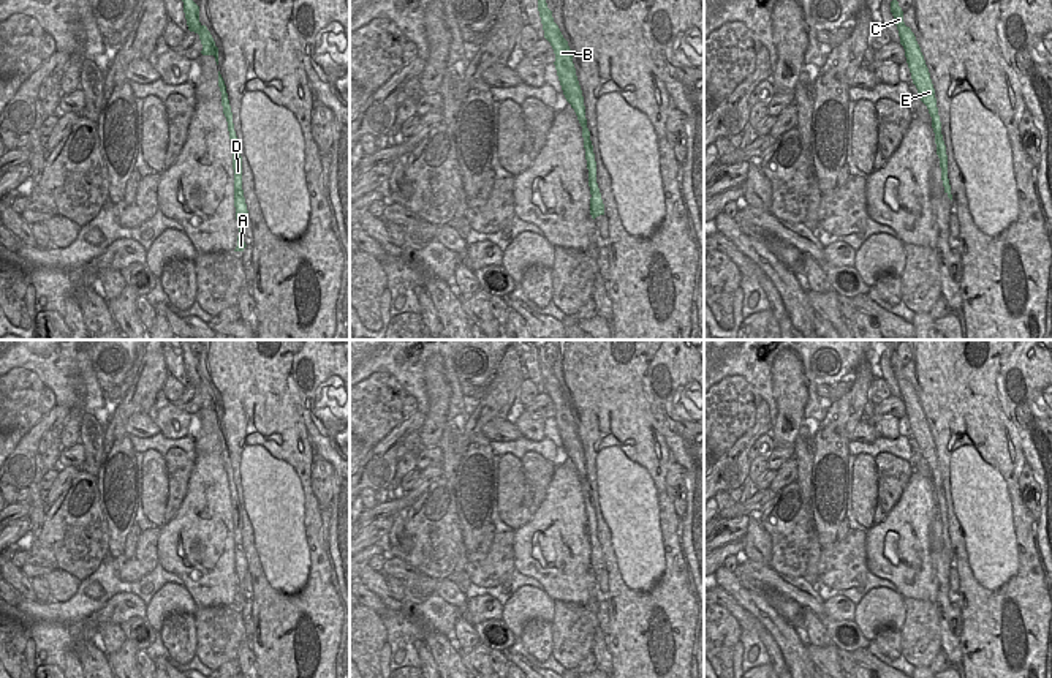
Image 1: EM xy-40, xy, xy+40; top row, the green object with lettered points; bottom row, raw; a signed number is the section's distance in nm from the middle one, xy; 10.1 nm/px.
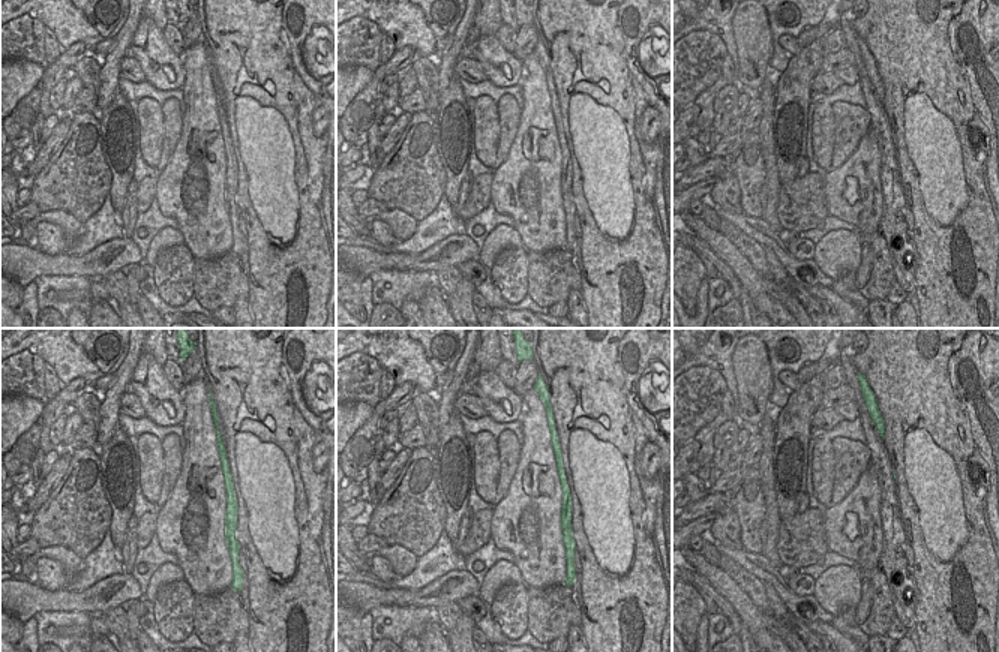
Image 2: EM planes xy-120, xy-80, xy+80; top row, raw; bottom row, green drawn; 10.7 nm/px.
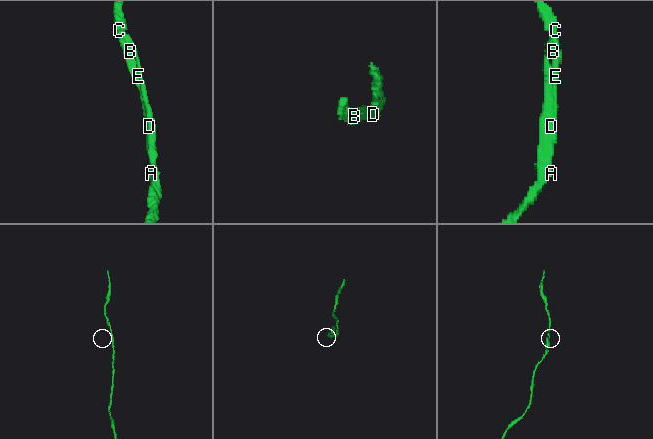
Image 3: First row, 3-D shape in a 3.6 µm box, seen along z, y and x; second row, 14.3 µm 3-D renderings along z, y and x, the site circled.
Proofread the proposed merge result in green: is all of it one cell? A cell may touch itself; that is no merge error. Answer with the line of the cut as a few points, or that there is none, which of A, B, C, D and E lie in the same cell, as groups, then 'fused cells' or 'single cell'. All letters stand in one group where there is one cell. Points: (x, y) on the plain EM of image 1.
no cut; A B C D E; single cell

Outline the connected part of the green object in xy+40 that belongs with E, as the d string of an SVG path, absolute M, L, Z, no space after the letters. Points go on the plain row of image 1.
M895 349L892 351L892 356L891 356L891 367L894 370L894 375L895 375L897 384L899 384L900 398L905 403L905 411L906 411L906 417L908 417L908 422L911 427L913 438L916 439L921 455L927 460L929 468L932 471L937 509L940 512L940 522L941 522L941 534L943 534L944 547L952 555L951 539L949 539L949 533L948 533L946 499L944 499L943 488L941 488L941 476L940 476L940 469L938 469L935 443L933 443L933 438L930 433L930 427L929 427L929 422L925 419L924 409L921 406L921 401L916 395L914 387L903 376L903 365L899 360Z

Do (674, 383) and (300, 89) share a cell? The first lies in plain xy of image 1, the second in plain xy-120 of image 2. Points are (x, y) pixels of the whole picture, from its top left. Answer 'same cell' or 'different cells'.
different cells

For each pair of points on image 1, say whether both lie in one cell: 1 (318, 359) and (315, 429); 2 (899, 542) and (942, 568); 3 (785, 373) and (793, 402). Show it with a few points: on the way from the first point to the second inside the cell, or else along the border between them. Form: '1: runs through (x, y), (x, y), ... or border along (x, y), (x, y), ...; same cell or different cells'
1: runs through (317, 376), (306, 399), (307, 411); same cell
2: border along (929, 525), (937, 598); different cells
3: runs through (788, 380), (790, 395); same cell

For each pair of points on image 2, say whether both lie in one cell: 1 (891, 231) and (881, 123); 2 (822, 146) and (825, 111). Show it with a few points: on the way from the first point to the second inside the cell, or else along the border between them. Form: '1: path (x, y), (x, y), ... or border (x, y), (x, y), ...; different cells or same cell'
1: path (893, 204), (888, 150); same cell
2: path (822, 137), (822, 120); same cell

